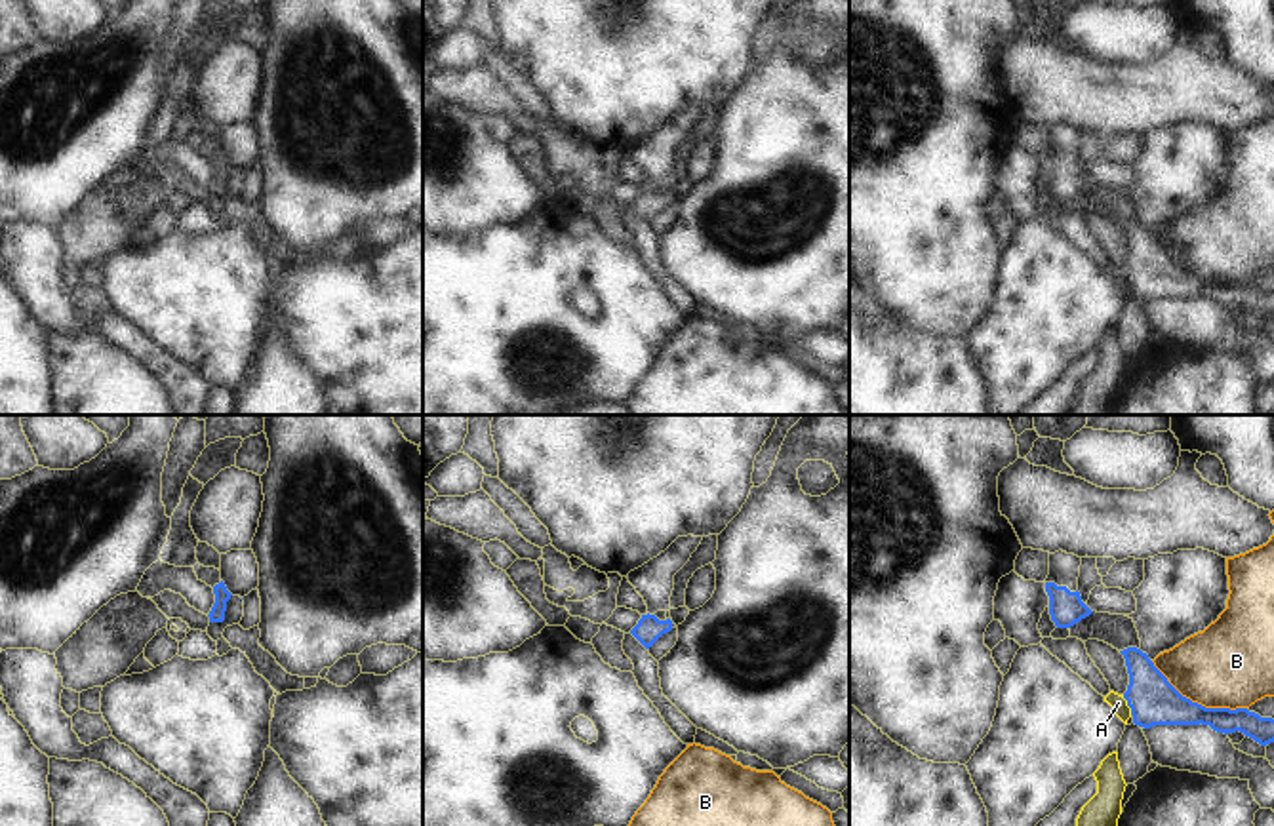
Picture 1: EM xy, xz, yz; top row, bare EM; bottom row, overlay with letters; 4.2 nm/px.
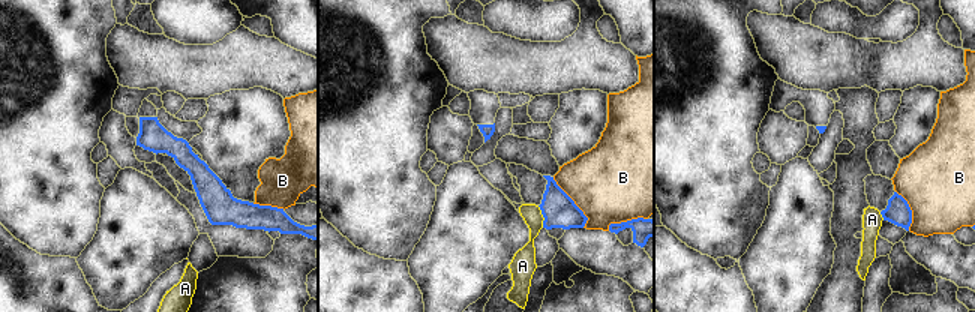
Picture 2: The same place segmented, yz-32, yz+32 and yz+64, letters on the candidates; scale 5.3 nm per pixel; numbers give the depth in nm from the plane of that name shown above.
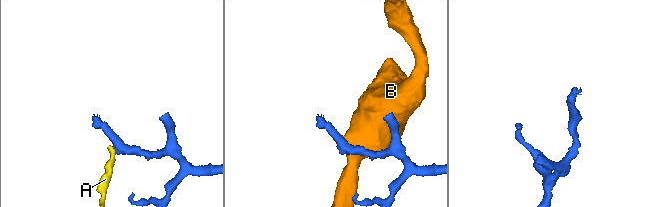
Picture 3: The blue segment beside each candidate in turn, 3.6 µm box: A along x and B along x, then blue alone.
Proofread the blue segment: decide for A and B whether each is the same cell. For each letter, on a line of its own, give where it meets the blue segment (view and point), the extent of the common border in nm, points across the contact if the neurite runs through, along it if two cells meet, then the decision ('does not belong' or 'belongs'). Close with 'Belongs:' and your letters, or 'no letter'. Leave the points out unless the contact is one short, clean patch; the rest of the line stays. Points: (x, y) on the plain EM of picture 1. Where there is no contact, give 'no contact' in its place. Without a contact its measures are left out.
A: contact yz (1128, 278); length 100 nm; border yz (1122, 269), (1132, 288); does not belong
B: contact yz (1196, 276); length 460 nm; does not belong
Belongs: no letter

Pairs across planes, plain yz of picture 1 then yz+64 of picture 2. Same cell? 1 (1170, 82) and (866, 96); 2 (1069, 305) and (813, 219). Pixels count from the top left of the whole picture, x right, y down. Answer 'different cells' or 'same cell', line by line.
1: different cells
2: same cell

